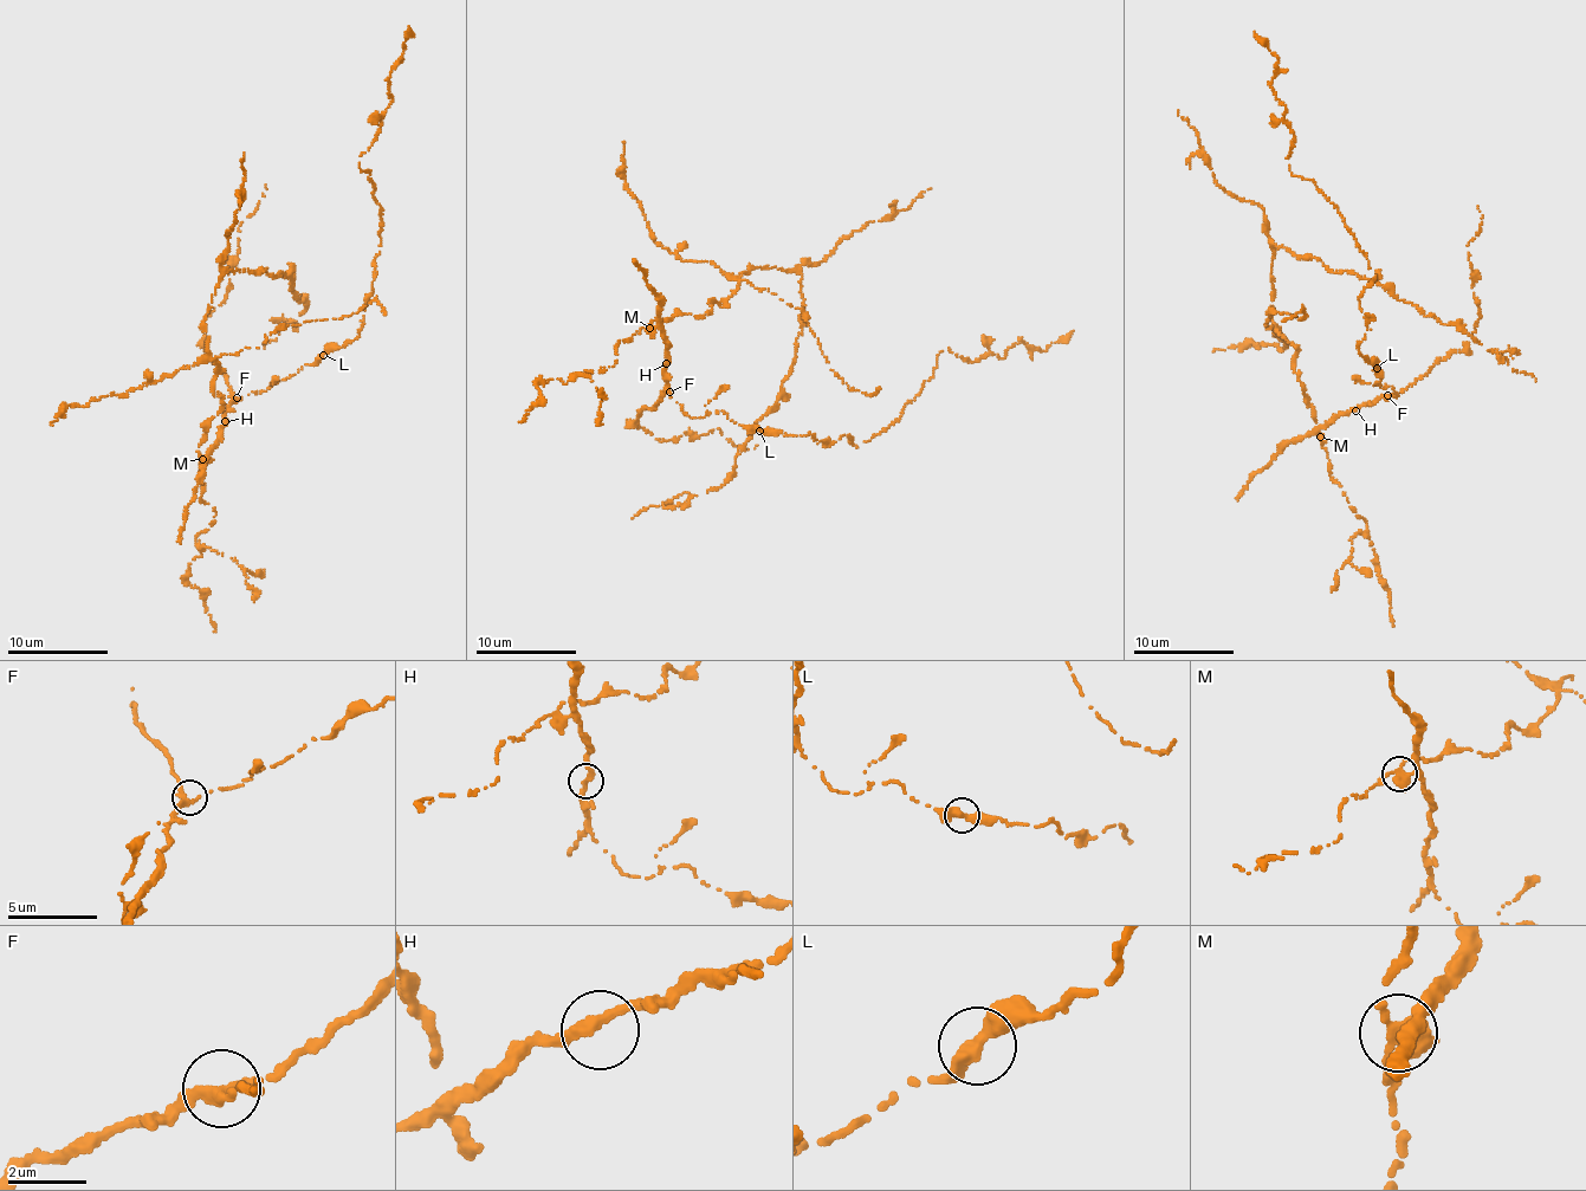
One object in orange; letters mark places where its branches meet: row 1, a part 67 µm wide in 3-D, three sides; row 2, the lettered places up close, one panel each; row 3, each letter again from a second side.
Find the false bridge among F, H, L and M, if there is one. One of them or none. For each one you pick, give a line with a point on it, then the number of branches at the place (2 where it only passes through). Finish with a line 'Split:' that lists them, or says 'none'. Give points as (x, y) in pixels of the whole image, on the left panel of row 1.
M: (202, 459) | 3
Split: M

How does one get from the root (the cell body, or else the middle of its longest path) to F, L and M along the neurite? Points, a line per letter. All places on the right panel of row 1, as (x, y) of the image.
F: (1354, 408), (1373, 405), (1387, 395)
L: (1354, 408), (1396, 395), (1389, 386), (1376, 383), (1381, 375), (1378, 376), (1377, 368)
M: (1354, 408), (1318, 429), (1320, 435)

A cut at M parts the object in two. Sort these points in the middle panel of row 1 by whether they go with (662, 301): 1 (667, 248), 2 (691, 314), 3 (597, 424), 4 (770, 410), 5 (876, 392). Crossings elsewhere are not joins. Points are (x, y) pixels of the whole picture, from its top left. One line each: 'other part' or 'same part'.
1: other part
2: other part
3: other part
4: other part
5: other part

